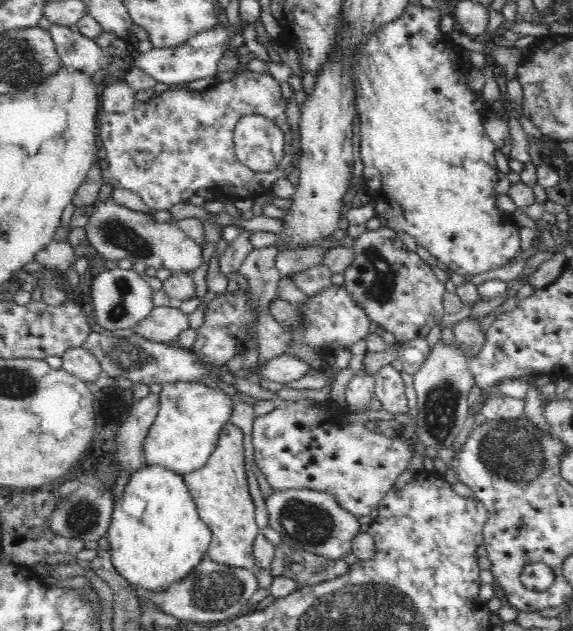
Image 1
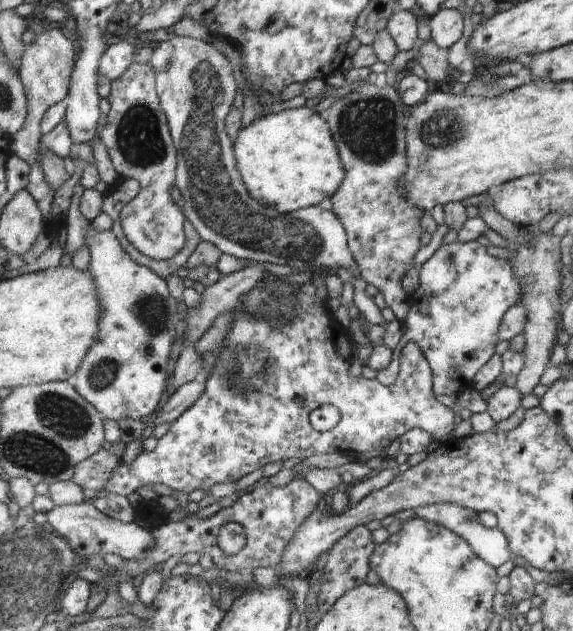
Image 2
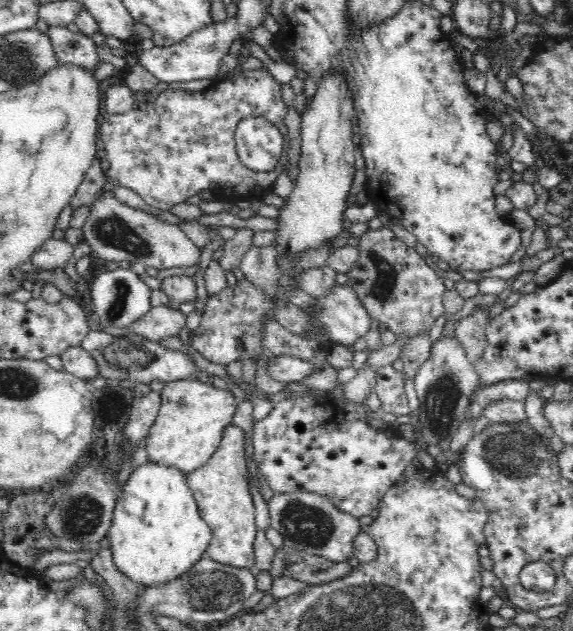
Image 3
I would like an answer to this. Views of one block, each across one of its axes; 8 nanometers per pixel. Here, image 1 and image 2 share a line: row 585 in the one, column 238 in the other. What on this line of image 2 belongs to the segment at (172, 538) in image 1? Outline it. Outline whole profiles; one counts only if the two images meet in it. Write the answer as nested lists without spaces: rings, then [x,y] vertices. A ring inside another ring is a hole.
[[[306,106],[284,109],[255,119],[246,128],[240,129],[233,144],[236,168],[251,198],[262,206],[275,207],[282,214],[316,206],[322,200],[332,198],[344,180],[344,168],[328,124],[316,110]]]

